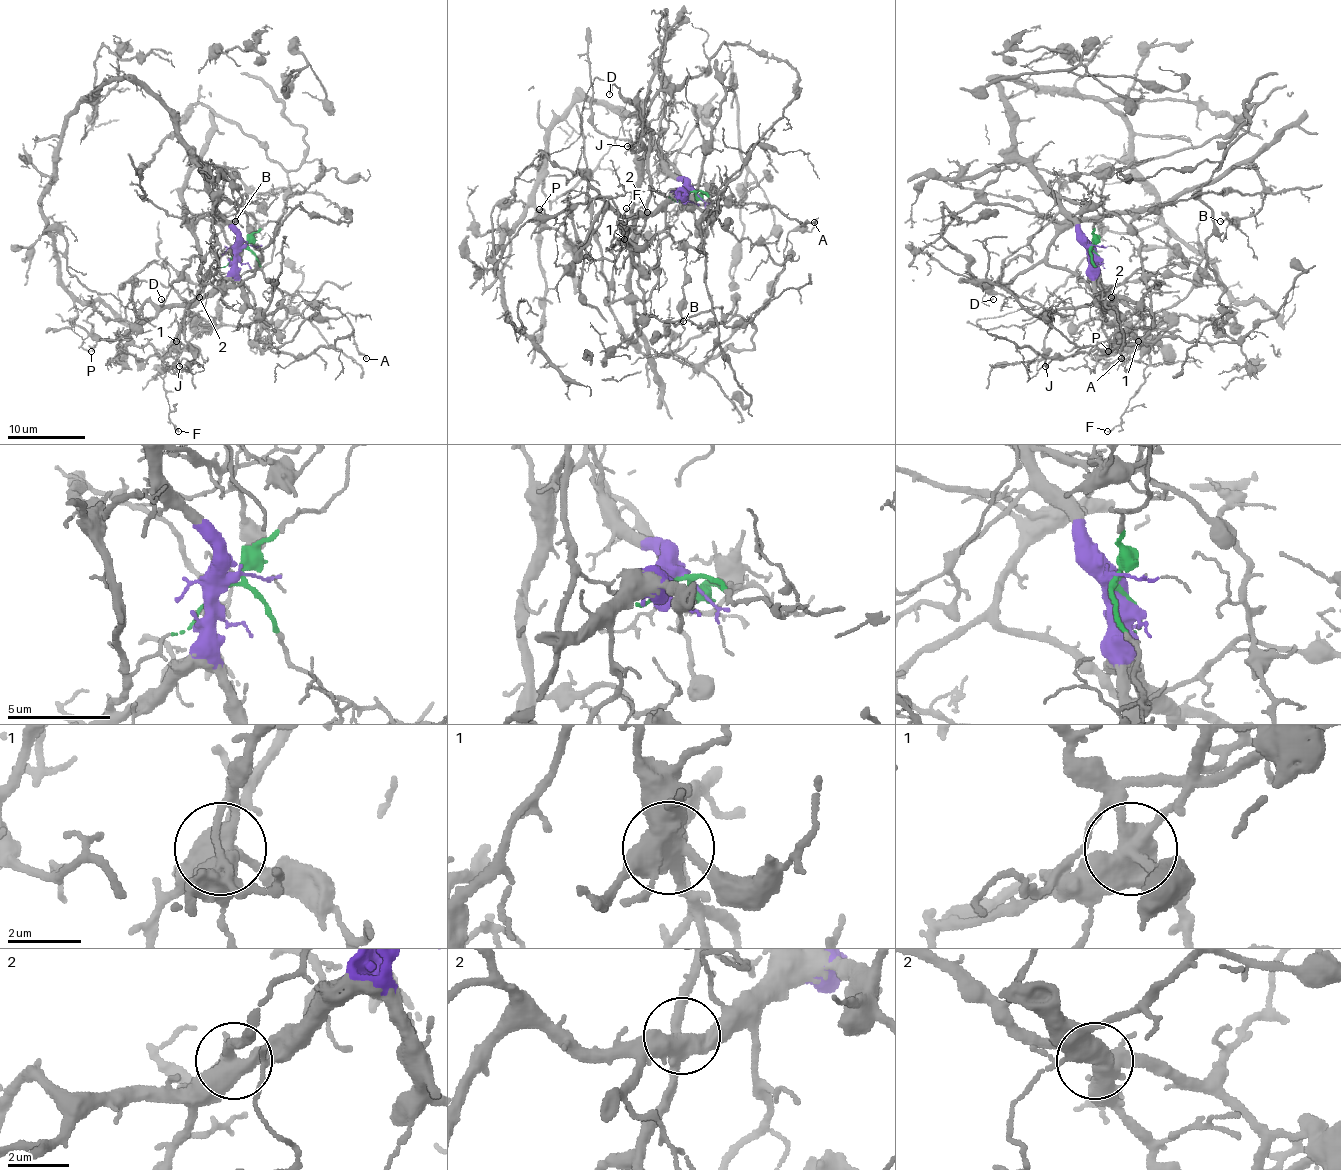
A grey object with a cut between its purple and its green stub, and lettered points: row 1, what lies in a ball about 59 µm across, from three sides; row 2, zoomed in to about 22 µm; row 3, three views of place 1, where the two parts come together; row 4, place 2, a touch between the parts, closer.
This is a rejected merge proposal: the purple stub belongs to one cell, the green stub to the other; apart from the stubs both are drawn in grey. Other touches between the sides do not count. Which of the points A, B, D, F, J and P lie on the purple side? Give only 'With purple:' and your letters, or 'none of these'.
With purple: D, F, P

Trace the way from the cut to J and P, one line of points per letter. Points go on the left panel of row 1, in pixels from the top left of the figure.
J: (240, 248), (204, 281), (202, 262), (200, 285), (184, 318), (184, 339), (194, 357), (182, 359), (178, 367)
P: (239, 248), (239, 262), (202, 297), (169, 304), (114, 339), (101, 339), (91, 351)

